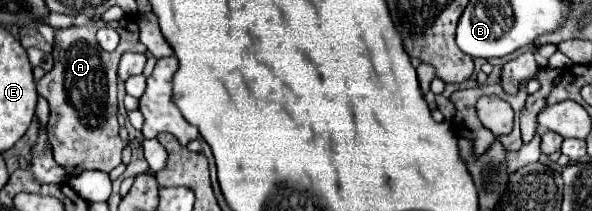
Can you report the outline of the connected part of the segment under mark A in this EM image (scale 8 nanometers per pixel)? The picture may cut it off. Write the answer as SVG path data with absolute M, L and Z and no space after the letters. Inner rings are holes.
M129 16L109 24L103 20L89 20L55 32L55 66L39 80L37 92L45 96L51 108L47 134L53 146L55 162L63 166L69 176L79 176L85 170L111 172L121 164L121 150L125 148L125 142L119 138L117 124L117 64L123 52L147 52L147 48L139 42L137 24ZM101 26L109 26L121 34L121 42L115 52L103 52L99 48L95 32Z

